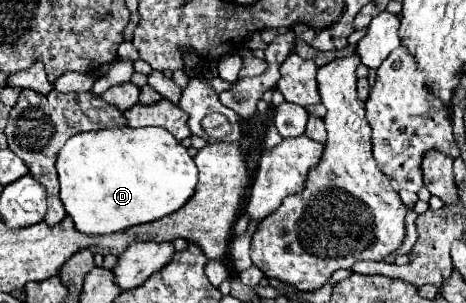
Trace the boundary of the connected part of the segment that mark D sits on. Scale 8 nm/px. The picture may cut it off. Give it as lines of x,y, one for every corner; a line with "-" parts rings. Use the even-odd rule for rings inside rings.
114,128
76,134
56,162
60,198
84,234
112,234
176,212
192,194
198,170
186,148
164,128

